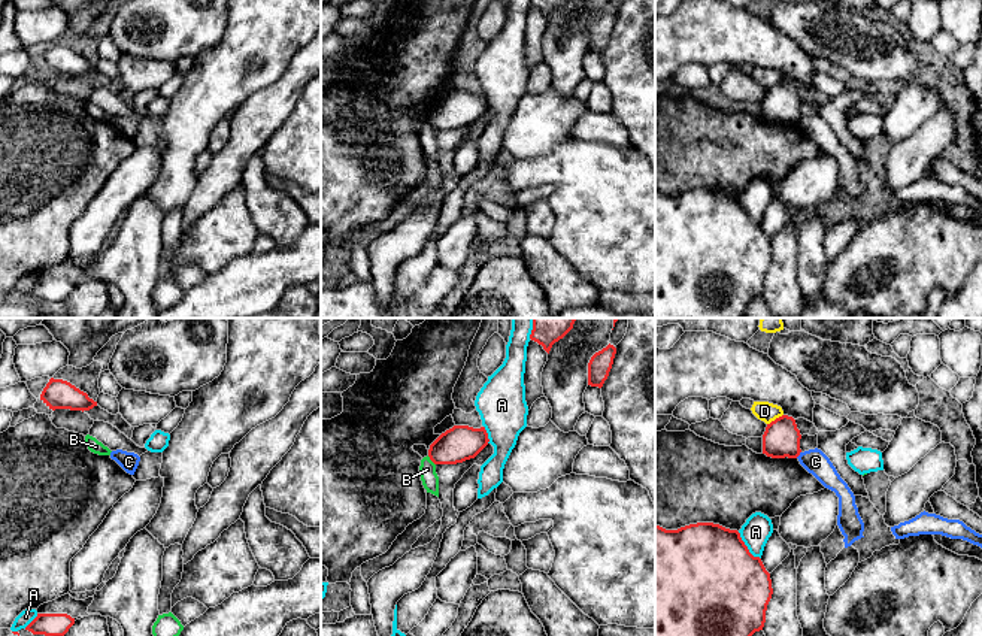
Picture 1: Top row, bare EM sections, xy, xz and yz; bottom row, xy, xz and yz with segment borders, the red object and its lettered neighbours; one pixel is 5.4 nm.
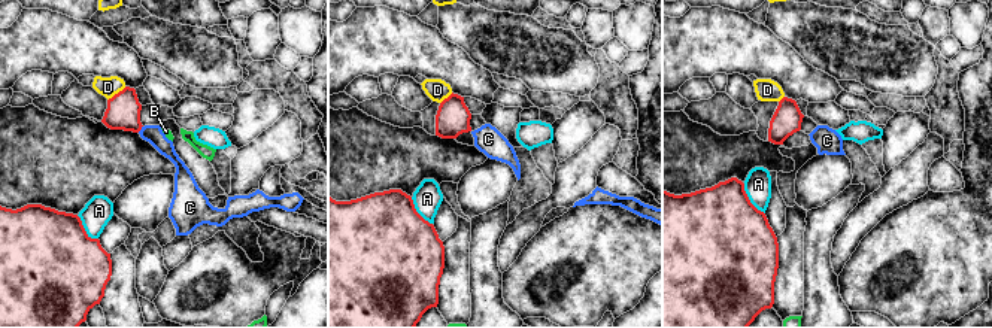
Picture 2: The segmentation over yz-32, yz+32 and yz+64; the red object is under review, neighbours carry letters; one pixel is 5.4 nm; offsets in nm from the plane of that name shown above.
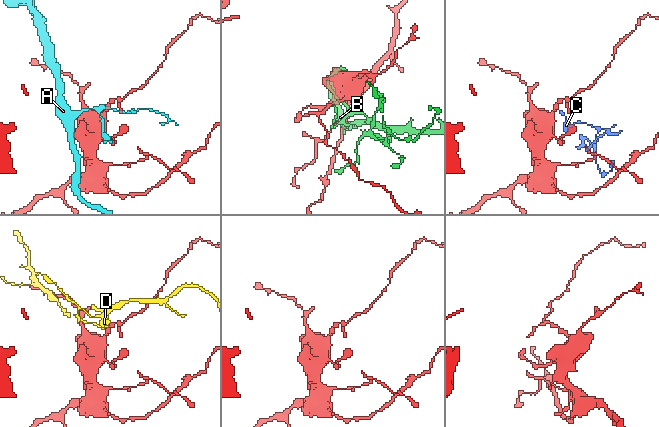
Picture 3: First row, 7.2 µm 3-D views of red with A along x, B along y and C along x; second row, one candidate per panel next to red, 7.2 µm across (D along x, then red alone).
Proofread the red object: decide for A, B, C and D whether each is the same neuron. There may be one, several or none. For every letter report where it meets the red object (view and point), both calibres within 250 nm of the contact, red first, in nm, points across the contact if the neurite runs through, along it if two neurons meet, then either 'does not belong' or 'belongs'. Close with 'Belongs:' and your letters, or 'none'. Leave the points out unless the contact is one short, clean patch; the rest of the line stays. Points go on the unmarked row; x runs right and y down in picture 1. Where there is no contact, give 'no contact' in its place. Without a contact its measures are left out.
A: yz (746, 212) | 500/160 nm | does not belong
B: xz (430, 124) | 190/90 nm | does not belong
C: yz (799, 120) | 200/140 nm | does not belong
D: yz (776, 84) | 200/110 nm | does not belong
Belongs: none

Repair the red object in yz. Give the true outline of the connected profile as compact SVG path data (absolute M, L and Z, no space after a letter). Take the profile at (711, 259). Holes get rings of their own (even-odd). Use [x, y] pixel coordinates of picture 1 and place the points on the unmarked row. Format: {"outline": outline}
{"outline": "M713 188L689 190L678 196L666 196L655 190L655 318L743 318L749 303L764 293L772 260L770 239L766 236L761 224L749 218L737 196Z"}

